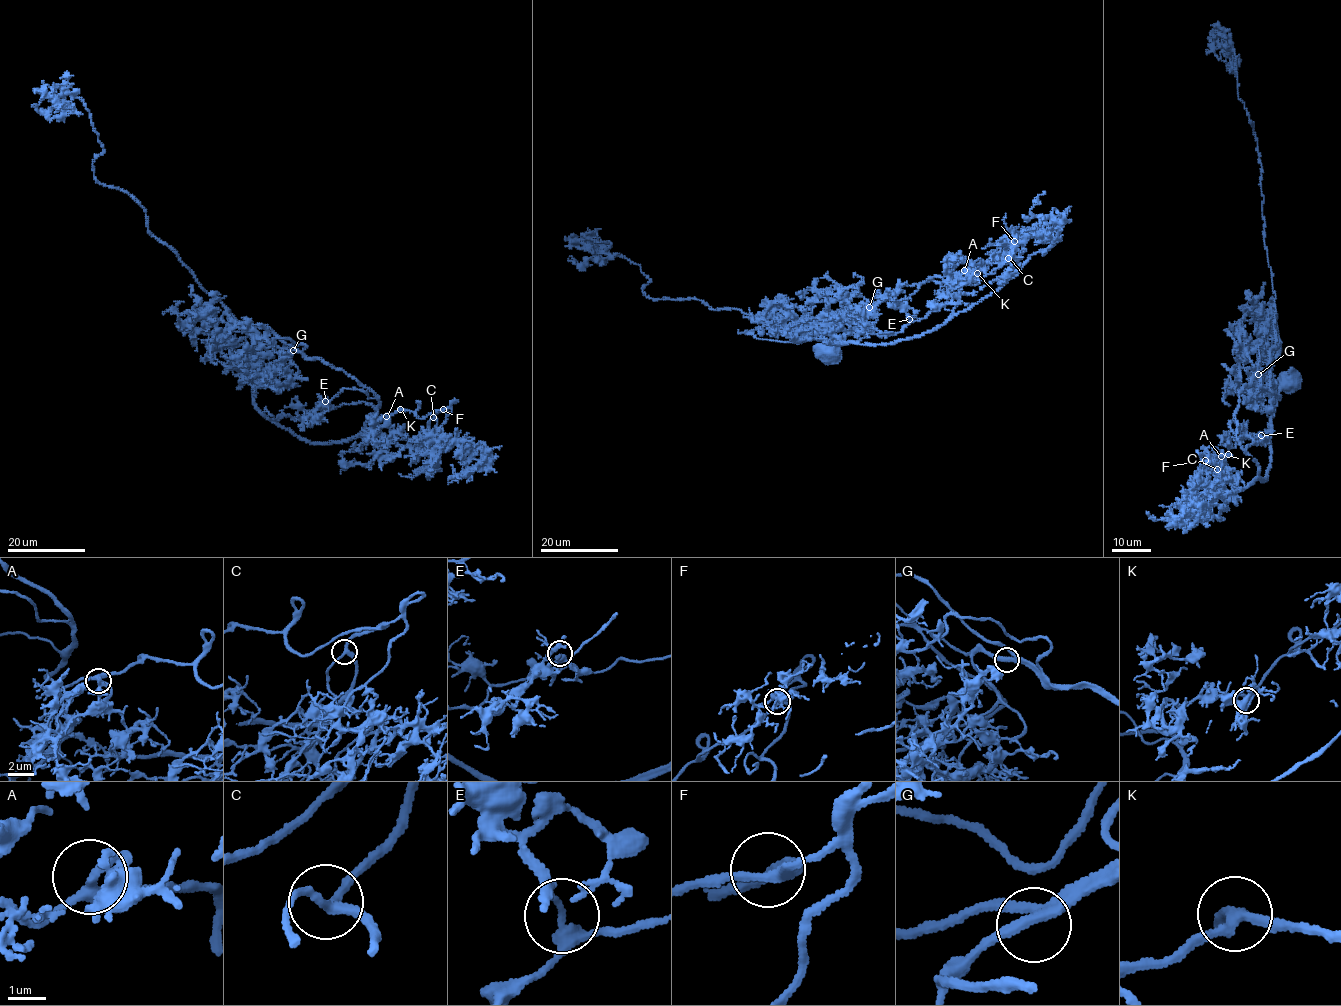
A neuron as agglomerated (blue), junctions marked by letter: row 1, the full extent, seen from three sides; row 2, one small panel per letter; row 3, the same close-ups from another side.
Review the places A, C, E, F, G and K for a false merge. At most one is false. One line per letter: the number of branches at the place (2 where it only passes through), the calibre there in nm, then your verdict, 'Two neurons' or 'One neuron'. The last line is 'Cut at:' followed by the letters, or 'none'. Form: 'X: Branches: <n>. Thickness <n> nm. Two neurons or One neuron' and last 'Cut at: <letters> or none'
A: Branches: 3. Thickness 280 nm. One neuron
C: Branches: 3. Thickness 240 nm. One neuron
E: Branches: 3. Thickness 260 nm. One neuron
F: Branches: 3. Thickness 240 nm. One neuron
G: Branches: 3. Thickness 260 nm. One neuron
K: Branches: 3. Thickness 240 nm. One neuron
Cut at: none

